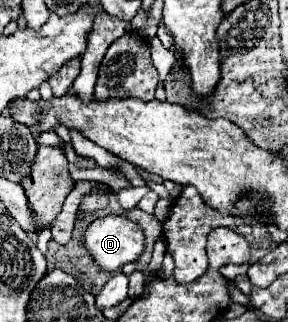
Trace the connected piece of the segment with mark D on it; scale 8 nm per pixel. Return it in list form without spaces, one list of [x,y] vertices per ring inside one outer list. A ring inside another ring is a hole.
[[[110,214],[86,226],[84,246],[102,270],[116,272],[124,264],[140,258],[144,250],[144,232],[136,222]]]

